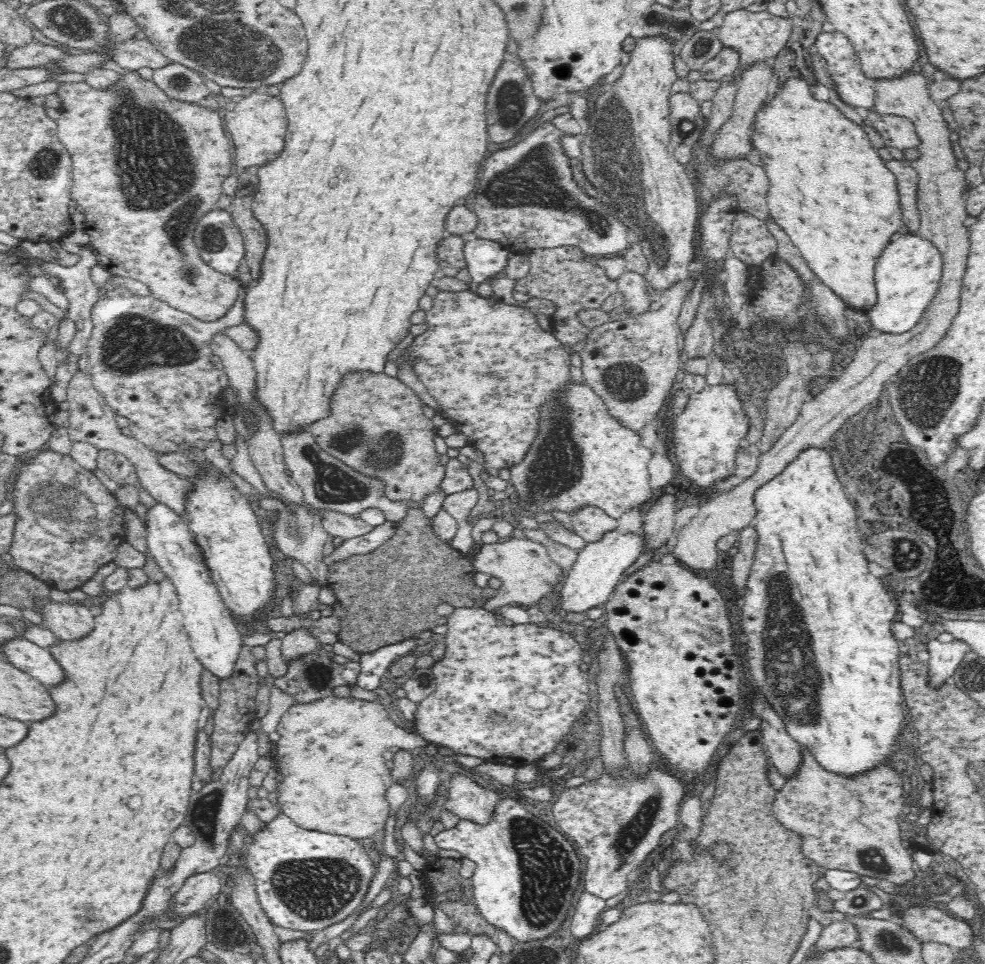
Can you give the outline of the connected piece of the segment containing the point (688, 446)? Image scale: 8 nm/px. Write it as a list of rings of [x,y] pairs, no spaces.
[[[732,382],[727,385],[706,385],[702,392],[692,393],[689,396],[689,399],[685,404],[685,408],[682,413],[676,416],[676,418],[673,418],[671,424],[672,444],[674,444],[674,456],[676,458],[676,462],[678,462],[679,470],[682,470],[682,474],[684,474],[684,476],[688,476],[688,478],[690,478],[691,484],[694,486],[694,488],[696,488],[696,492],[694,492],[694,494],[696,494],[700,488],[710,488],[710,486],[712,486],[714,482],[716,482],[716,480],[720,480],[720,478],[728,478],[729,476],[732,476],[732,474],[734,474],[734,458],[736,452],[743,447],[742,444],[745,444],[743,438],[744,434],[748,432],[748,417],[746,417],[744,410],[742,410],[740,398],[736,396],[736,393],[734,392],[734,385],[732,385]]]

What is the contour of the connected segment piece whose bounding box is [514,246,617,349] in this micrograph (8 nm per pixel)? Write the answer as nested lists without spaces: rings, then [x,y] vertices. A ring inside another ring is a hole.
[[[563,246],[534,249],[529,252],[529,273],[523,279],[516,281],[514,286],[514,290],[525,292],[526,294],[530,294],[530,296],[552,300],[558,306],[557,312],[550,316],[552,320],[552,332],[561,343],[567,344],[575,349],[584,341],[584,338],[587,338],[590,332],[590,329],[586,326],[580,325],[578,316],[576,315],[578,310],[584,310],[584,308],[600,308],[608,296],[617,292],[617,281],[608,279],[606,271],[602,267],[592,263],[588,264],[584,260],[585,255],[580,252],[580,247]]]

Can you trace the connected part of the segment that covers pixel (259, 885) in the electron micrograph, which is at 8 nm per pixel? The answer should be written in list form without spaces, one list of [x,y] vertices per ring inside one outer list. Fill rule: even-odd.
[[[284,813],[266,823],[266,827],[252,836],[246,847],[245,864],[255,878],[257,897],[275,926],[298,931],[318,931],[350,916],[366,902],[368,884],[372,880],[374,864],[364,845],[356,839],[299,828]]]

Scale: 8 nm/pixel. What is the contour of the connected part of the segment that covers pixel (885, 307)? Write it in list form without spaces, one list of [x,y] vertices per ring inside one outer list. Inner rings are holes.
[[[903,233],[896,242],[884,248],[880,260],[876,262],[876,302],[868,310],[864,310],[868,317],[867,328],[893,335],[910,330],[922,318],[924,310],[938,292],[940,276],[940,251],[918,234]]]

